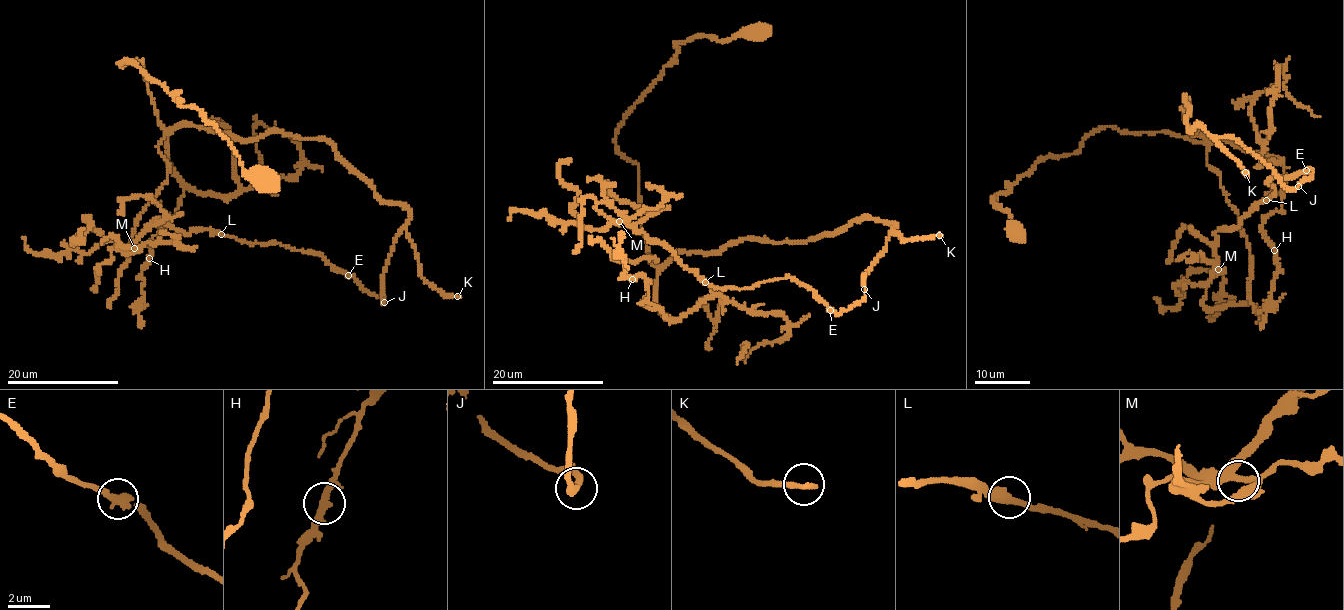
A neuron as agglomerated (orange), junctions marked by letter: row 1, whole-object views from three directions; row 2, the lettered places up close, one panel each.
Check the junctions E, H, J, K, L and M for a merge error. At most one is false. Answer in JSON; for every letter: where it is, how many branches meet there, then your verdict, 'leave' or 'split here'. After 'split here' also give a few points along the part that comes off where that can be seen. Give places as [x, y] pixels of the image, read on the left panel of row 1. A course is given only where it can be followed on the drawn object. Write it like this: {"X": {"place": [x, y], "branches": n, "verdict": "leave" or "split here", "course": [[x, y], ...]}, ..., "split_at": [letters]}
{"E": {"place": [348, 275], "branches": 2, "verdict": "leave"}, "H": {"place": [149, 258], "branches": 2, "verdict": "leave"}, "J": {"place": [384, 302], "branches": 2, "verdict": "leave"}, "K": {"place": [457, 296], "branches": 1, "verdict": "leave"}, "L": {"place": [221, 234], "branches": 2, "verdict": "leave"}, "M": {"place": [134, 248], "branches": 3, "verdict": "leave"}, "split_at": []}

